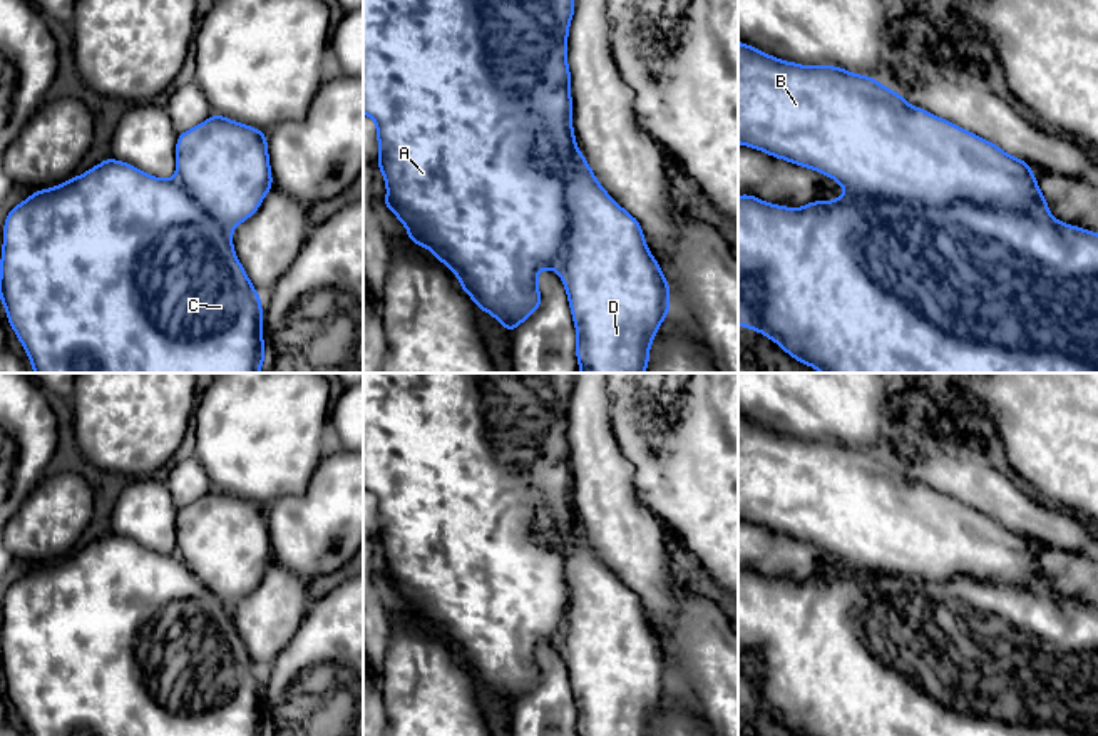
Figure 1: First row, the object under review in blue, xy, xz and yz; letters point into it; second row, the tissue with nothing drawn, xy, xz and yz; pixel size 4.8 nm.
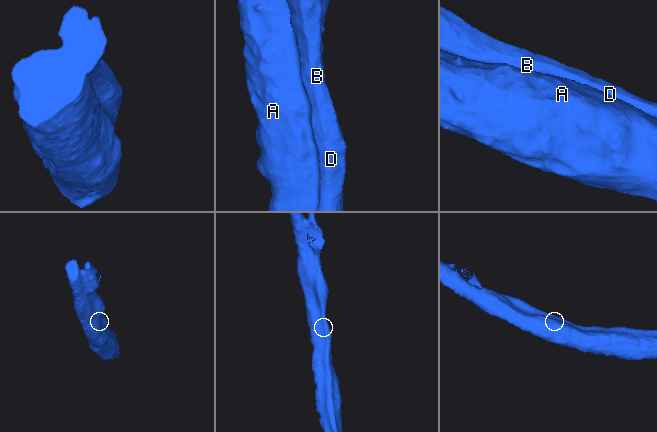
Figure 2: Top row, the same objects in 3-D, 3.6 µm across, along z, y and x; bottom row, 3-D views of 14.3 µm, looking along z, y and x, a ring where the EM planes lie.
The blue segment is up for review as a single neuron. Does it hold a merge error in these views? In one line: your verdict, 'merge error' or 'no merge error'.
merge error

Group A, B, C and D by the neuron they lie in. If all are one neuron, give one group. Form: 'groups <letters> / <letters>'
groups A C / B D

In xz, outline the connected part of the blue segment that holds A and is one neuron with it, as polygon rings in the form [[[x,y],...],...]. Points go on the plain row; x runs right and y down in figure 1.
[[[363,373],[363,488],[372,492],[377,498],[378,545],[383,549],[387,559],[387,574],[382,579],[382,584],[392,582],[397,594],[408,604],[407,614],[430,624],[435,634],[447,639],[455,647],[462,664],[474,674],[477,684],[490,687],[509,709],[541,681],[542,671],[537,662],[537,647],[542,642],[561,647],[564,637],[569,607],[566,554],[577,524],[572,505],[571,447],[567,442],[567,408],[572,390],[574,373]]]

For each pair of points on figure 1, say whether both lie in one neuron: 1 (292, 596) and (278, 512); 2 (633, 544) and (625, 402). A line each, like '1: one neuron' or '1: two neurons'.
1: two neurons
2: two neurons

